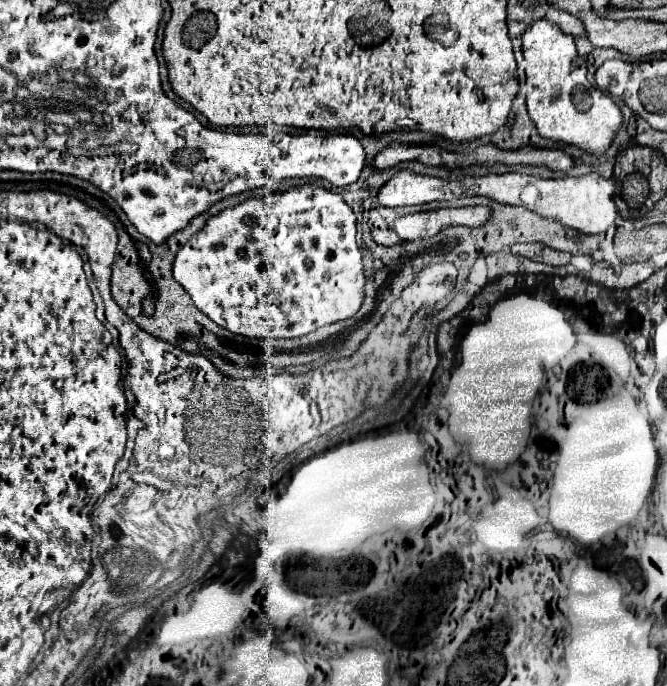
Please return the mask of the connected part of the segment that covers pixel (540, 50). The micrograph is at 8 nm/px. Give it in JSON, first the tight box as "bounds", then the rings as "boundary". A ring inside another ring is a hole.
{"bounds":[523,18,621,154],"boundary":[[[545,18],[533,20],[523,30],[523,60],[525,60],[525,74],[527,74],[527,114],[535,122],[539,136],[555,140],[555,142],[567,142],[575,144],[585,152],[601,154],[609,148],[619,124],[621,124],[621,110],[619,106],[605,94],[601,94],[597,88],[589,86],[585,72],[587,66],[583,66],[583,60],[577,56],[577,48],[573,42],[573,36],[559,30],[559,26],[551,24]],[[577,86],[585,86],[591,96],[591,108],[585,112],[579,112],[573,104],[571,92]]]}

